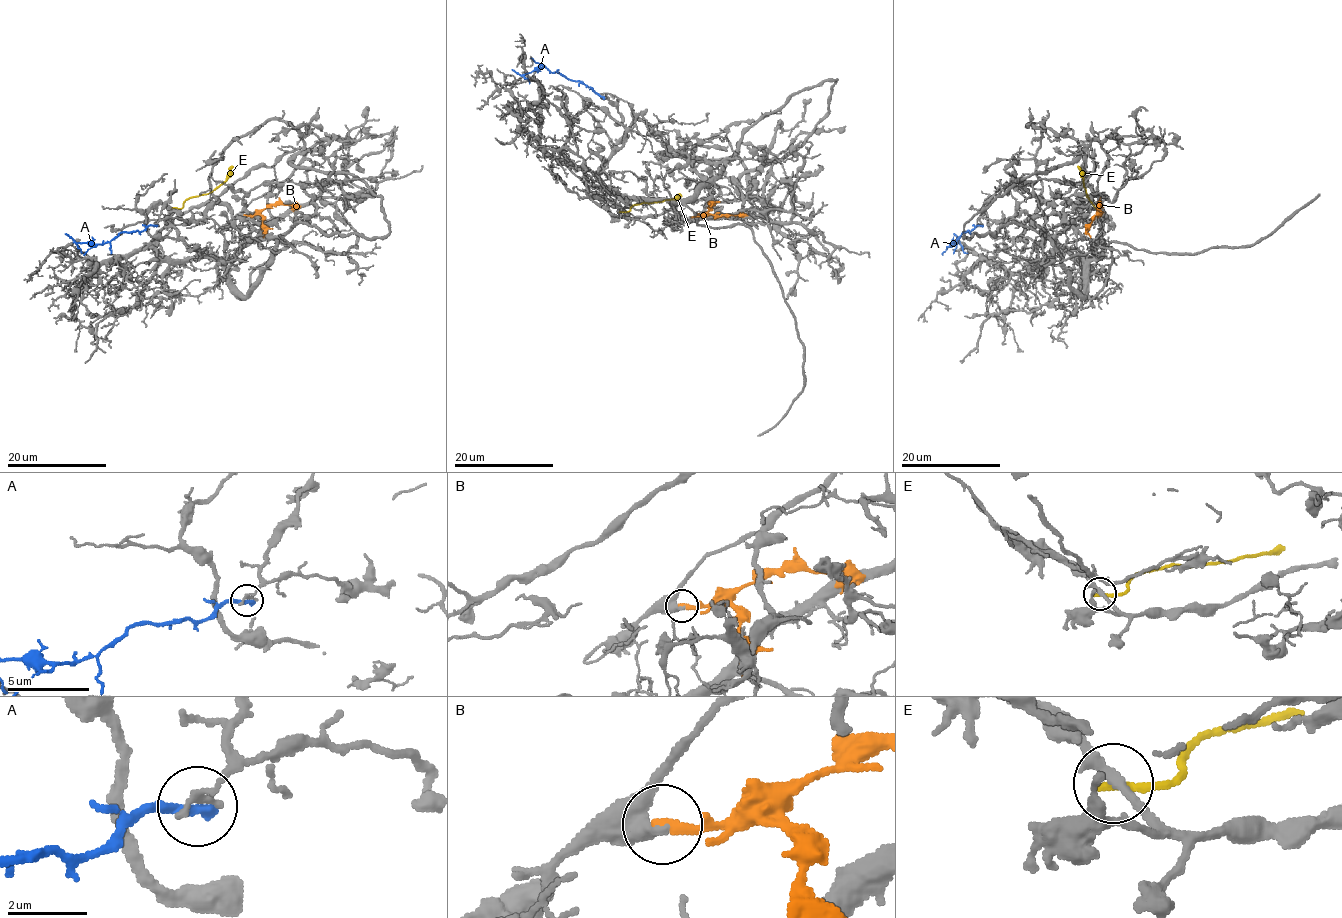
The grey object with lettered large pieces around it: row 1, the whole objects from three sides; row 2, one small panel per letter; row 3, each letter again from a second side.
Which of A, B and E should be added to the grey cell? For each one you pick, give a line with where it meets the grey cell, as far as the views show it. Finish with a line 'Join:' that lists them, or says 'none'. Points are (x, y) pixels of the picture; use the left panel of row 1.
Join: none

